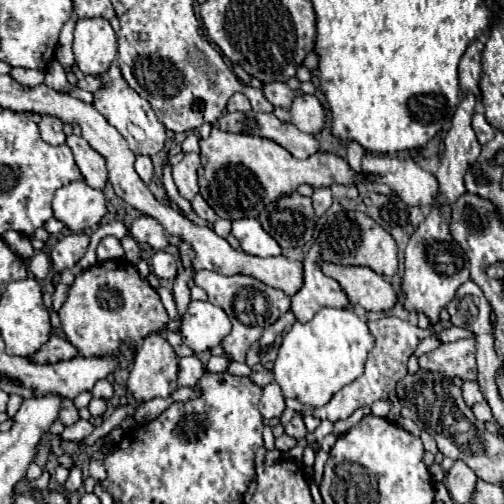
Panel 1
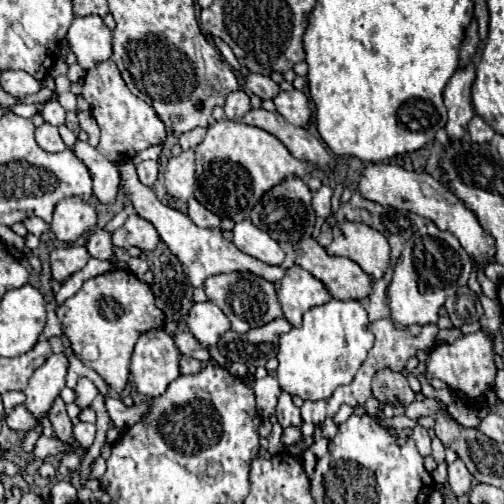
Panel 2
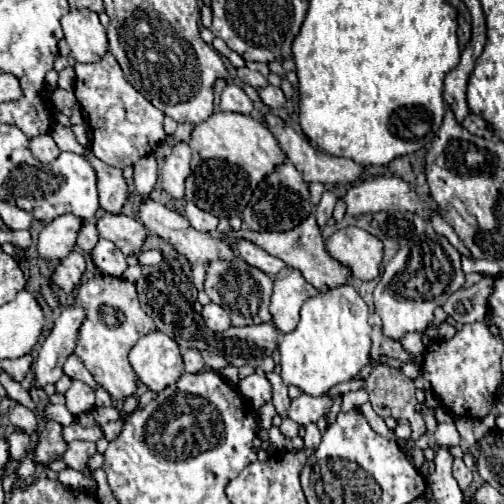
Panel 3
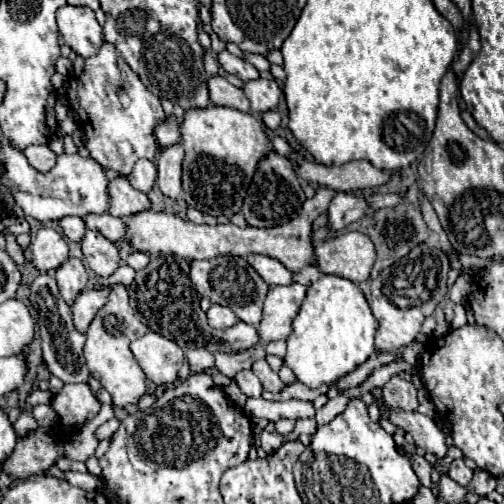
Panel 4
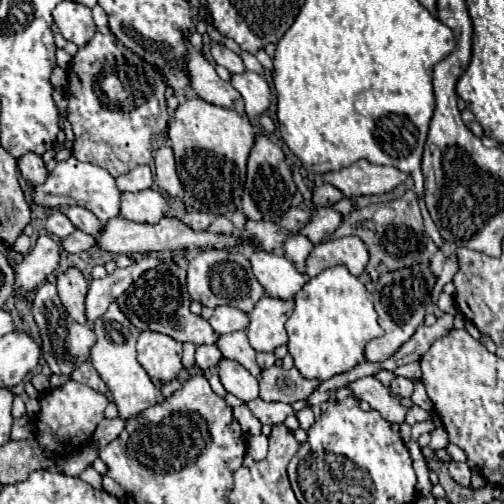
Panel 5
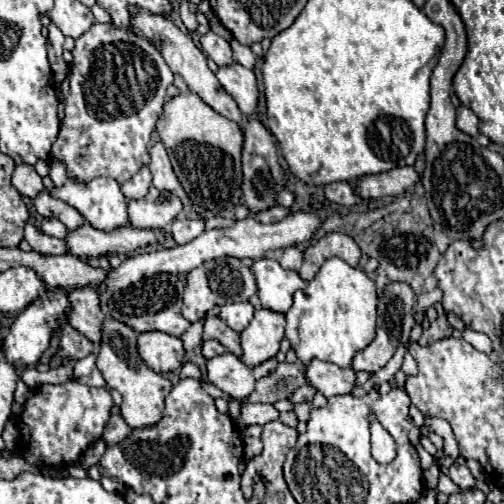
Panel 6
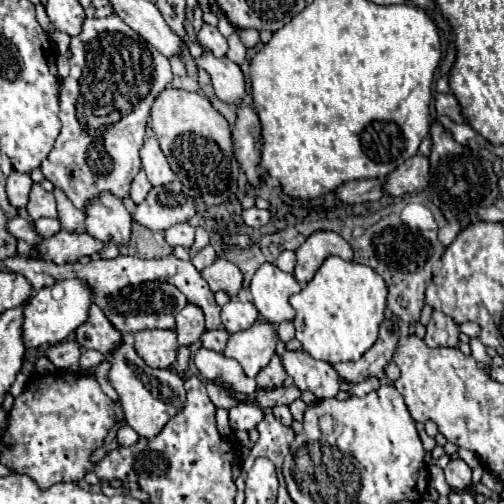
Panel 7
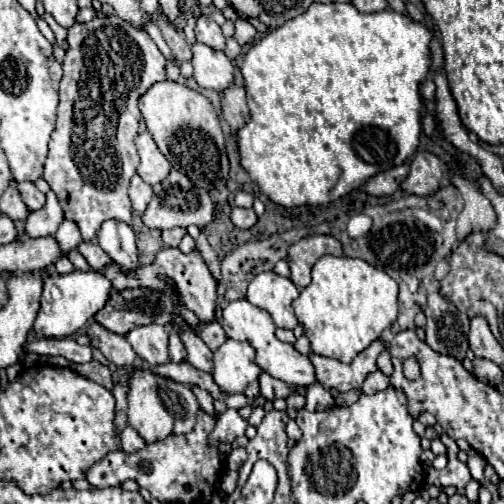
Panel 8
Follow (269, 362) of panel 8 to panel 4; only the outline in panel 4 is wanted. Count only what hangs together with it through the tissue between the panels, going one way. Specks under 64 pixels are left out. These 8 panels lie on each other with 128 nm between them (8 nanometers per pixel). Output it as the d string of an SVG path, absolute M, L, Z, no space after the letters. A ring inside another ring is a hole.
M212 304L210 310L208 310L206 314L208 314L208 324L210 324L212 328L220 328L220 330L224 330L224 328L230 328L232 324L238 322L238 318L234 316L234 312L232 312L228 306ZM392 412L392 416L382 416L382 418L390 418L392 424L412 434L416 446L422 448L424 452L434 454L438 460L442 460L448 454L444 434L440 432L440 428L434 424L432 418L418 412Z

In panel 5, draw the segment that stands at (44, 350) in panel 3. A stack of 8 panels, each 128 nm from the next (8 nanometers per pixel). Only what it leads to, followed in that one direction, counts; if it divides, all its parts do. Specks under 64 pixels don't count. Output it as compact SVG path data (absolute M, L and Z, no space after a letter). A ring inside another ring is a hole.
M146 254L136 258L136 262L128 268L118 268L114 274L108 274L102 280L92 280L86 294L86 324L92 326L94 320L106 312L112 300L116 300L124 290L128 290L128 286L140 274L144 274L148 268L154 268L160 262L162 258Z

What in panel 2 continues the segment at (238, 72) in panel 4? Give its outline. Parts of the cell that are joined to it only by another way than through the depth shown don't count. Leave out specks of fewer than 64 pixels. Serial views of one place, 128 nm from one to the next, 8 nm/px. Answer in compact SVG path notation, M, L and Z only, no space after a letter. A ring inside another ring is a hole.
M250 74L250 76L246 78L246 86L248 86L248 90L250 90L252 94L260 96L262 100L266 100L266 98L272 100L272 98L280 92L280 86L278 86L272 78L256 76L256 74Z

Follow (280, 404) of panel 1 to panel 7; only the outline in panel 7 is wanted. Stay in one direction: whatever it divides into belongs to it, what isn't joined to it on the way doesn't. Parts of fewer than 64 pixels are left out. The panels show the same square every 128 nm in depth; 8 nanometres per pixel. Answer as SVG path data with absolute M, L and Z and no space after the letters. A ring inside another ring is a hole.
M200 348L194 356L194 362L196 362L200 374L208 382L220 382L230 392L240 392L240 394L254 394L256 392L254 378L248 378L244 374L242 366L236 360L226 358L224 354Z

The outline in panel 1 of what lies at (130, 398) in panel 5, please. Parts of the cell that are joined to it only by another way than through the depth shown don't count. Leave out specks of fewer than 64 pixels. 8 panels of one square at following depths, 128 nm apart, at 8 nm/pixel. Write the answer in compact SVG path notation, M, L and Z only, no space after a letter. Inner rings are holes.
M118 258L98 262L74 278L60 310L60 322L66 338L82 356L100 356L100 352L112 352L124 336L132 336L132 340L140 344L140 340L144 340L150 332L162 332L166 328L168 314L158 292L142 280L136 266L126 258Z

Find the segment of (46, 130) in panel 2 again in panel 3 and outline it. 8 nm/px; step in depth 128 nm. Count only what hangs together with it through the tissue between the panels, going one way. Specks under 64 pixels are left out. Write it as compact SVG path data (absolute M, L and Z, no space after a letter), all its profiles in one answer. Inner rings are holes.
M42 134L42 136L36 136L36 138L32 138L30 140L30 148L32 148L32 154L40 160L40 162L52 162L58 154L60 154L60 150L58 150L58 146L56 146L56 142L52 140L52 136L50 134Z

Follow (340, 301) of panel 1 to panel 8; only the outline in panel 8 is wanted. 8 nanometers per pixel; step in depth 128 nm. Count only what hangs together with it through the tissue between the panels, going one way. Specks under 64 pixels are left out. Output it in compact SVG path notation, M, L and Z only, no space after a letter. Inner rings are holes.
M226 340L214 352L214 382L228 394L244 392L246 386L260 376L260 366L254 360L256 352L250 342Z

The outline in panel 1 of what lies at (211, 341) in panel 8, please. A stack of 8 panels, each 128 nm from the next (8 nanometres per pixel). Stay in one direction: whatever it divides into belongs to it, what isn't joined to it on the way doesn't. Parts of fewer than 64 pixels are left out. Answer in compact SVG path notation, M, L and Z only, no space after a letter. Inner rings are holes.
M196 356L180 358L180 364L178 364L178 384L180 386L194 386L202 374L204 374L204 364Z

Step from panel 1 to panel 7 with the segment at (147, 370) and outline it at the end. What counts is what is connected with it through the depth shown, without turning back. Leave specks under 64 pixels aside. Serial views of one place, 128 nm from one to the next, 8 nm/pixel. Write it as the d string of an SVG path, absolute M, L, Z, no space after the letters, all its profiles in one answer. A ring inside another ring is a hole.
M148 330L134 334L134 348L150 368L170 368L176 362L176 332Z

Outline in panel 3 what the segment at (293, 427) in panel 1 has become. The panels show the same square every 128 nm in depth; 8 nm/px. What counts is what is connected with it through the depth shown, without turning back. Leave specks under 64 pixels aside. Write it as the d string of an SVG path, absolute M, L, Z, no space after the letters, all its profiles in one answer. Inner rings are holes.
M270 372L270 374L266 374L266 376L268 376L268 380L272 382L272 388L274 388L272 402L274 402L274 406L276 406L276 412L278 412L282 418L286 418L286 416L288 416L288 408L290 408L288 388L284 386L284 382L282 382L280 374L274 374L274 372Z

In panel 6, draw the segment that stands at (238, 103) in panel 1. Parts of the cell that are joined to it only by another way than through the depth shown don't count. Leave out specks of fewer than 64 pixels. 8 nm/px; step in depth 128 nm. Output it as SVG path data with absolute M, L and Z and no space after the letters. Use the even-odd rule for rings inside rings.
M132 8L132 28L140 28L140 34L148 40L152 40L152 36L156 36L162 46L160 46L160 52L166 60L166 64L170 66L170 70L174 74L180 74L186 82L186 86L190 88L190 92L198 94L208 106L212 106L218 114L234 120L234 122L240 122L242 120L242 112L238 110L238 104L236 100L224 90L224 86L218 82L216 74L208 68L206 64L206 56L202 54L202 50L196 48L196 44L192 42L192 38L188 34L182 34L174 24L172 20L164 20L164 16L144 16L144 12L136 12L136 8Z

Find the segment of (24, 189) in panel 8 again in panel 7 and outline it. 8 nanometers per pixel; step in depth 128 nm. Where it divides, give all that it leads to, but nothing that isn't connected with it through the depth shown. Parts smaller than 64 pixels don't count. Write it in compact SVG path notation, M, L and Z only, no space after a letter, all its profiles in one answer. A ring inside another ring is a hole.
M40 184L32 186L32 196L30 196L30 202L28 202L26 210L32 216L32 220L38 220L42 216L46 216L46 218L58 218L54 194L48 192L48 190L44 190Z

